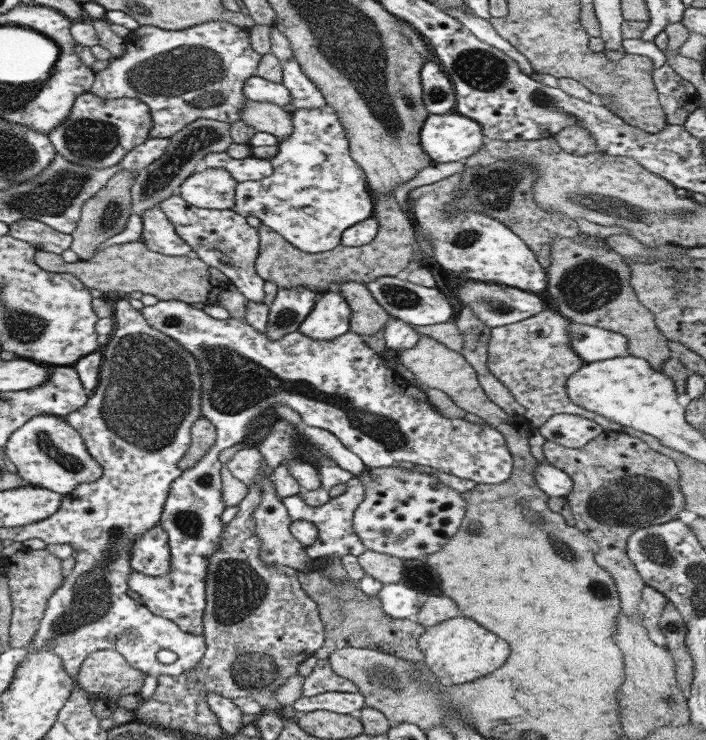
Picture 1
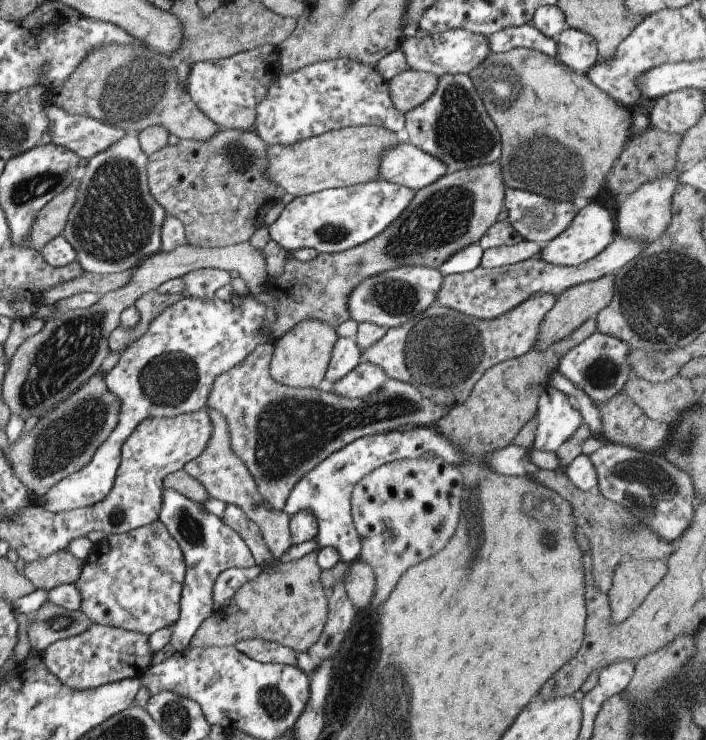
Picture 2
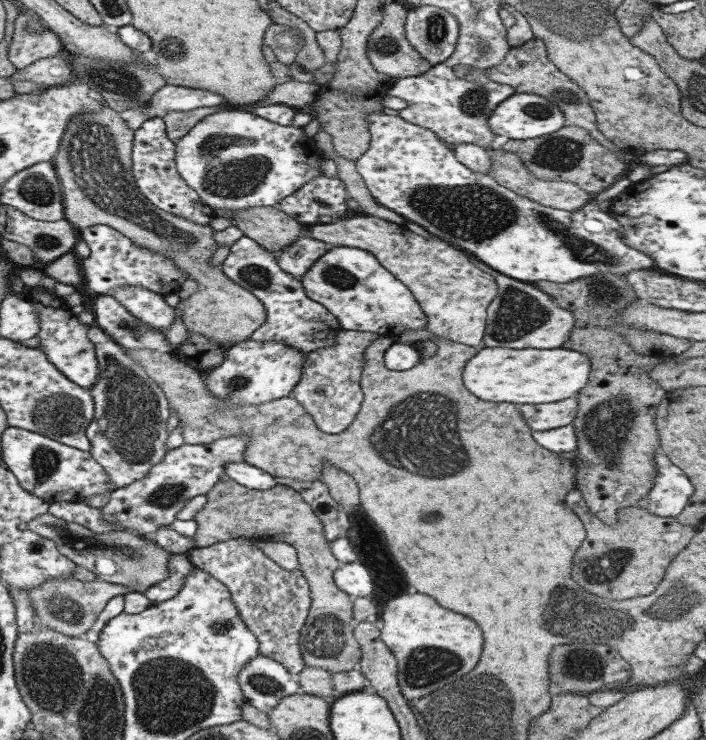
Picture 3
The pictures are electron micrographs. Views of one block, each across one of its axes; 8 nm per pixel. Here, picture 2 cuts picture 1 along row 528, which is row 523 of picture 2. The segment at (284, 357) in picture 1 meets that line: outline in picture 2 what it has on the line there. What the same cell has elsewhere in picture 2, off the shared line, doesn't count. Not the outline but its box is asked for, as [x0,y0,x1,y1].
[159,488,257,651]

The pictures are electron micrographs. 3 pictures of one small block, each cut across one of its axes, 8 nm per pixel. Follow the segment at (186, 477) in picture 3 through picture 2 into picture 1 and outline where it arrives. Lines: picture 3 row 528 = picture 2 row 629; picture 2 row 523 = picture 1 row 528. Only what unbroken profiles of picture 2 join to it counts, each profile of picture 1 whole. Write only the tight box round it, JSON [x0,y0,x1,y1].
[130,524,170,576]

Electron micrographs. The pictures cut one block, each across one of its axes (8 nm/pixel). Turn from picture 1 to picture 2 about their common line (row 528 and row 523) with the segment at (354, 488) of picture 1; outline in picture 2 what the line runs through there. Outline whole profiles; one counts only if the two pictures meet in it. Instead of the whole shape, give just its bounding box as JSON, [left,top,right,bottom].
[283,426,464,563]

